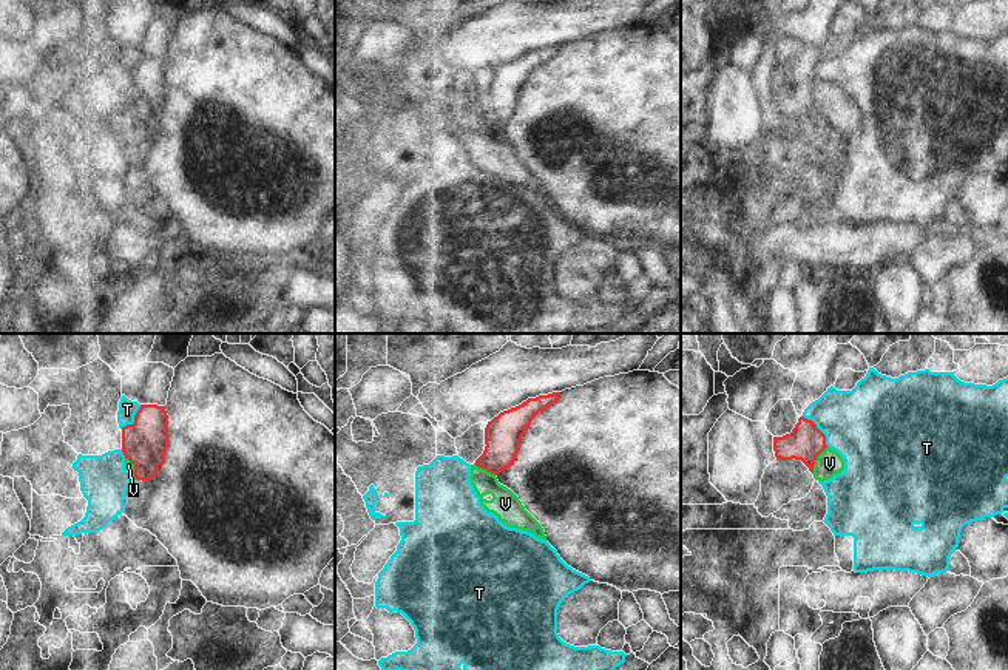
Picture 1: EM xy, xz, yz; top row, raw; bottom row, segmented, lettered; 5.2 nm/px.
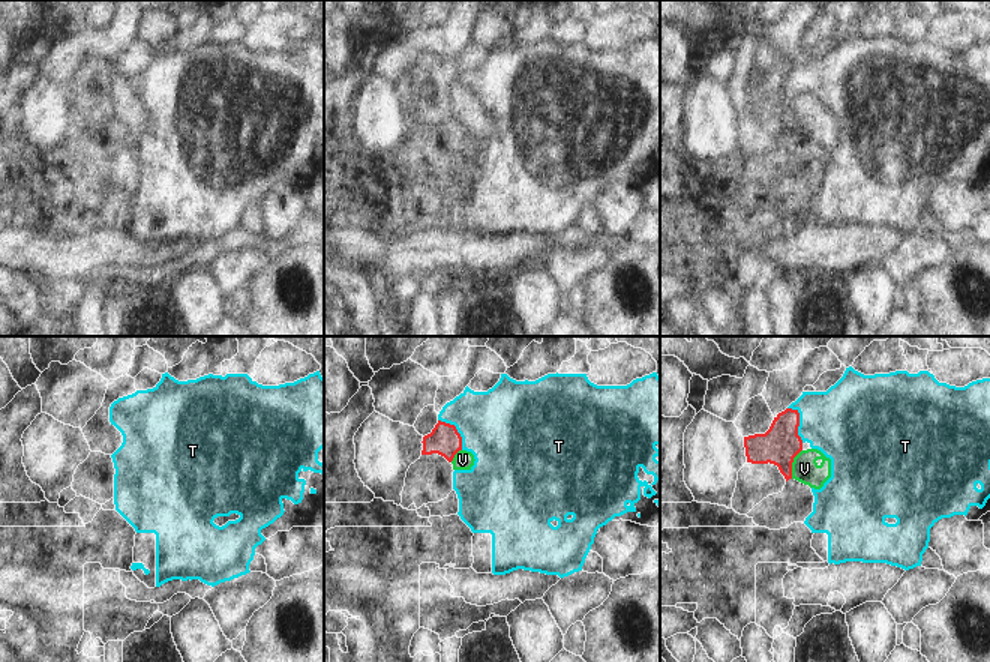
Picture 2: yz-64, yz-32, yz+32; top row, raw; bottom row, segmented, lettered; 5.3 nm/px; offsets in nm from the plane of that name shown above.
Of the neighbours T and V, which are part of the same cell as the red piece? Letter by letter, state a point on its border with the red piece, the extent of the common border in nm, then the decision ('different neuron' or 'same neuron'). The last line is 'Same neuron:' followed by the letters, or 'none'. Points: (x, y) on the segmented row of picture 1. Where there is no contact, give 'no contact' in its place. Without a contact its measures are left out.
T: yz (818, 429) | 220 nm | same neuron
V: yz (815, 459) | 160 nm | different neuron
Same neuron: T

